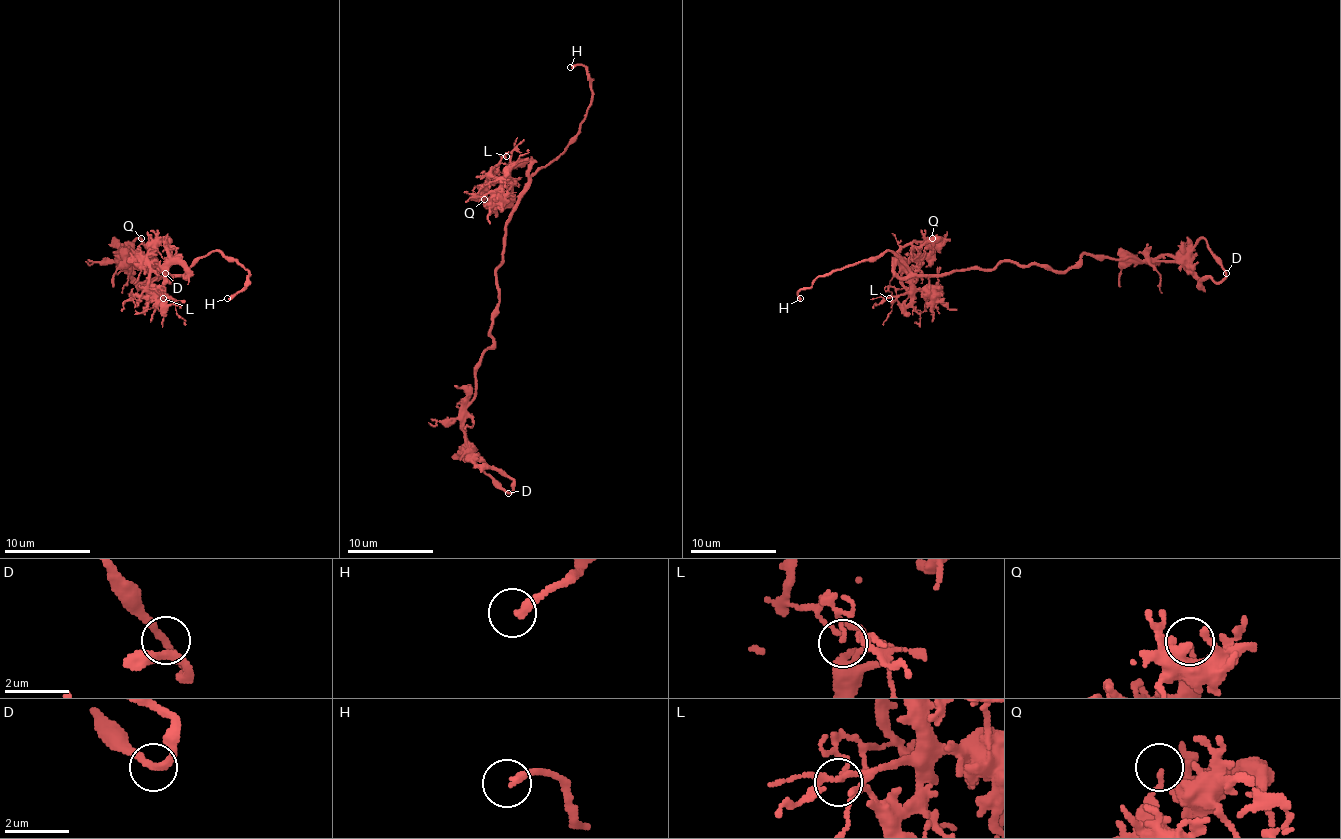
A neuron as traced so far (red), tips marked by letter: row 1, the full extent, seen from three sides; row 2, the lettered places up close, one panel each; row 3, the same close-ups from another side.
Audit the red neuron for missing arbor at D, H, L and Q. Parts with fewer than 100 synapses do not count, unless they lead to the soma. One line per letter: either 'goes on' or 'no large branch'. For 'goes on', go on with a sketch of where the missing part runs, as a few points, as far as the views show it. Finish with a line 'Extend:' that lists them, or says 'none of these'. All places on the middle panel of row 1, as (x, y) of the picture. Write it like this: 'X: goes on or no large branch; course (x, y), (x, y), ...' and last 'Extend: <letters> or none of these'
D: no large branch
H: goes on
L: no large branch
Q: no large branch
Extend: H

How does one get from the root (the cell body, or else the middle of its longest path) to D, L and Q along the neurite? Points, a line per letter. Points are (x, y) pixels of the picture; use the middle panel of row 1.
D: (495, 273), (499, 307), (490, 331), (493, 344), (475, 372), (475, 394), (465, 419), (465, 450), (508, 493)
L: (495, 273), (503, 260), (506, 221), (516, 201), (501, 193), (501, 182), (490, 171), (506, 156)
Q: (495, 273), (503, 260), (506, 221), (516, 201), (503, 173), (493, 173), (484, 199)

